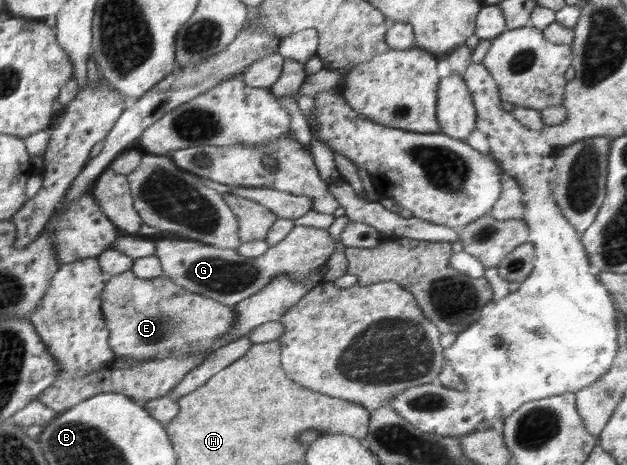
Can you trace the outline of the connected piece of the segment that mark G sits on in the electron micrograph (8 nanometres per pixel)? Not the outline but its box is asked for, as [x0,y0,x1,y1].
[154,226,336,306]

